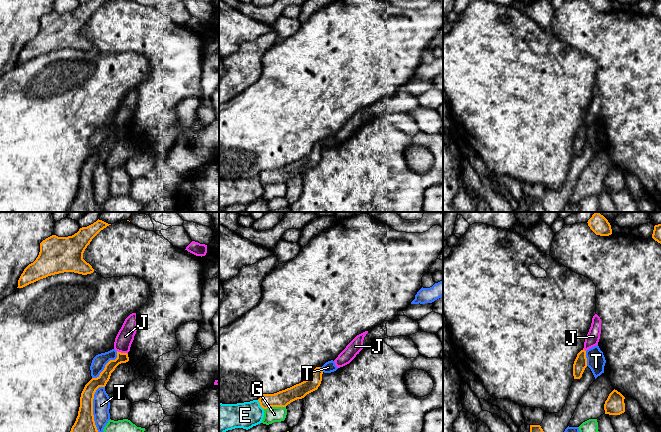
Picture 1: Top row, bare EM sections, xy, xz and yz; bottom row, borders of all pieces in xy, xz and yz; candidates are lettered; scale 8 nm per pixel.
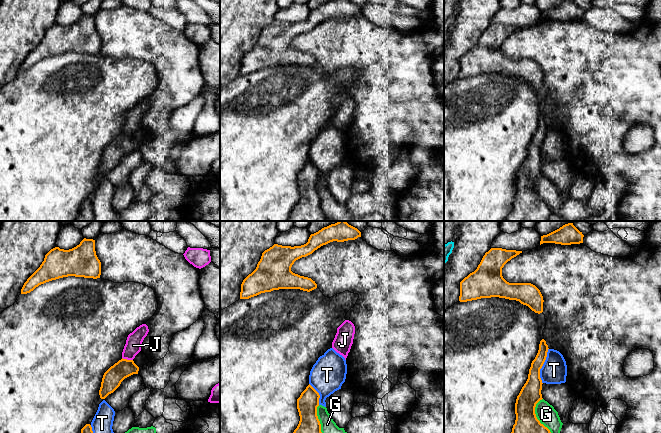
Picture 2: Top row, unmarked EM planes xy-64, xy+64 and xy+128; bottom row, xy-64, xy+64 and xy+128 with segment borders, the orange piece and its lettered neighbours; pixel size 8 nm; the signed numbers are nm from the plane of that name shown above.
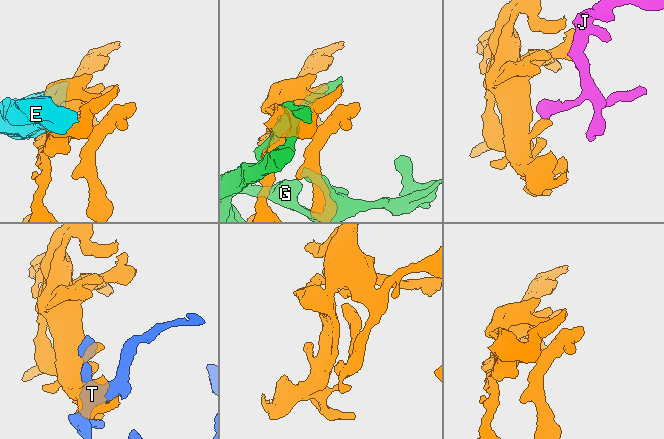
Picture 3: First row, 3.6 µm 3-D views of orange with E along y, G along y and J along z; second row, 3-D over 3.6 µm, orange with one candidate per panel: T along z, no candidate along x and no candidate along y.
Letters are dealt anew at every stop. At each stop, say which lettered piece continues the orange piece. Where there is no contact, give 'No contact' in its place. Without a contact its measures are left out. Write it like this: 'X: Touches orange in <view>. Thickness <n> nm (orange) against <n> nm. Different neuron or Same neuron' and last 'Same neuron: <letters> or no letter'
E: Touches orange in xz. Thickness 130 nm (orange) against 220 nm. Different neuron
G: Touches orange in xz. Thickness 130 nm (orange) against 130 nm. Different neuron
J: Touches orange in xy. Thickness 90 nm (orange) against 140 nm. Different neuron
T: Touches orange in xy. Thickness 220 nm (orange) against 140 nm. Different neuron
Same neuron: no letter

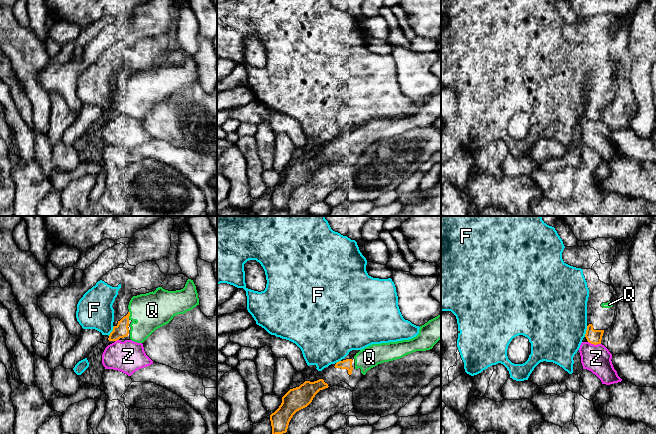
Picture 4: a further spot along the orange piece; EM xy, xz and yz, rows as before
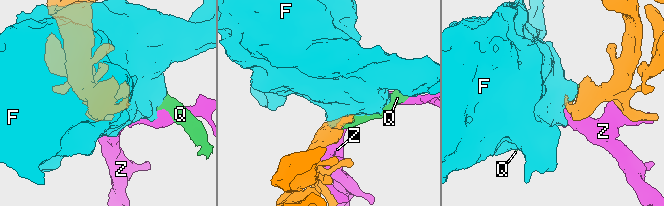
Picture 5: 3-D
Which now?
F: Touches orange in yz. Thickness 110 nm (orange) against 500 nm. Different neuron
Q: Touches orange in xy. Thickness 110 nm (orange) against 300 nm. Same neuron
Z: Touches orange in yz. Thickness 110 nm (orange) against 220 nm. Different neuron
Same neuron: Q

